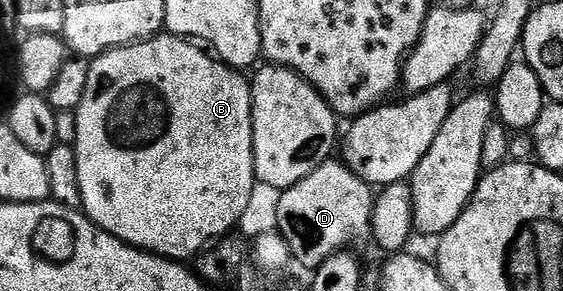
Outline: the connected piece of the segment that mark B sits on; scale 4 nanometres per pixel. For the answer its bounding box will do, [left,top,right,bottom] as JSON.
[74,33,258,261]

